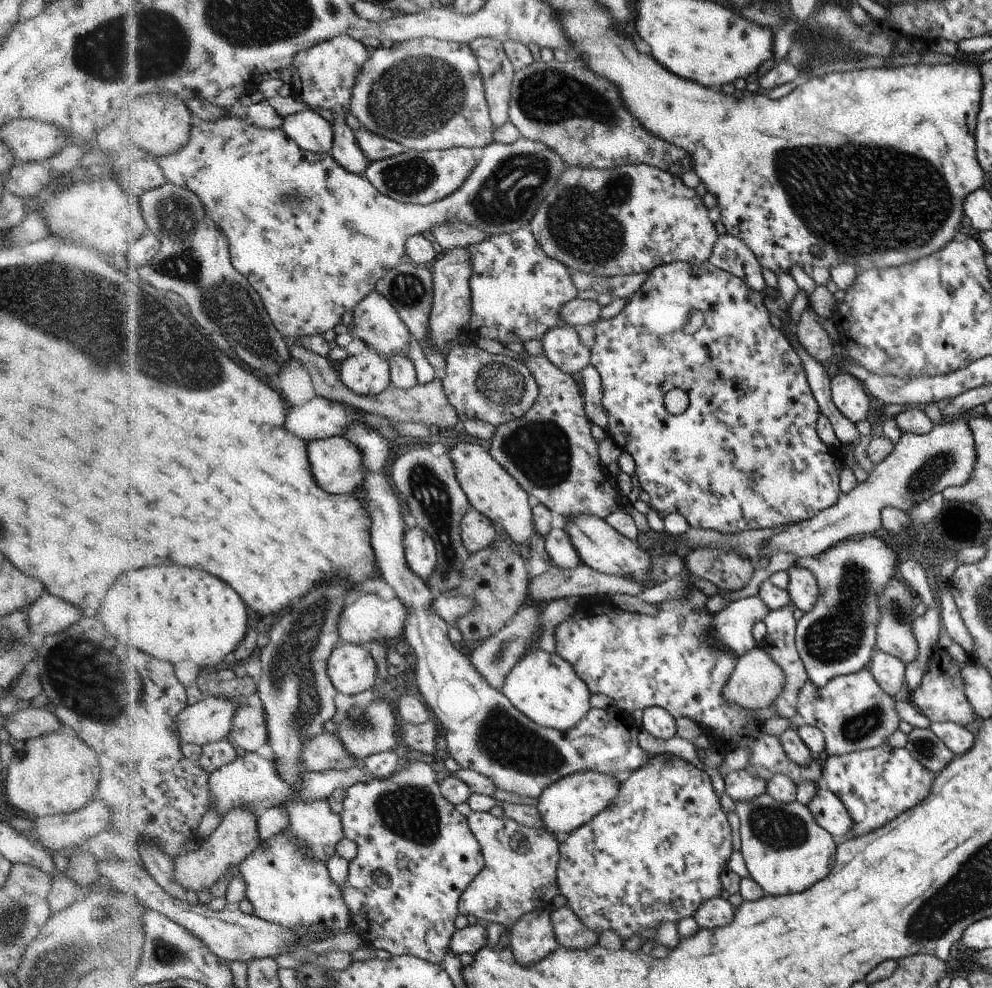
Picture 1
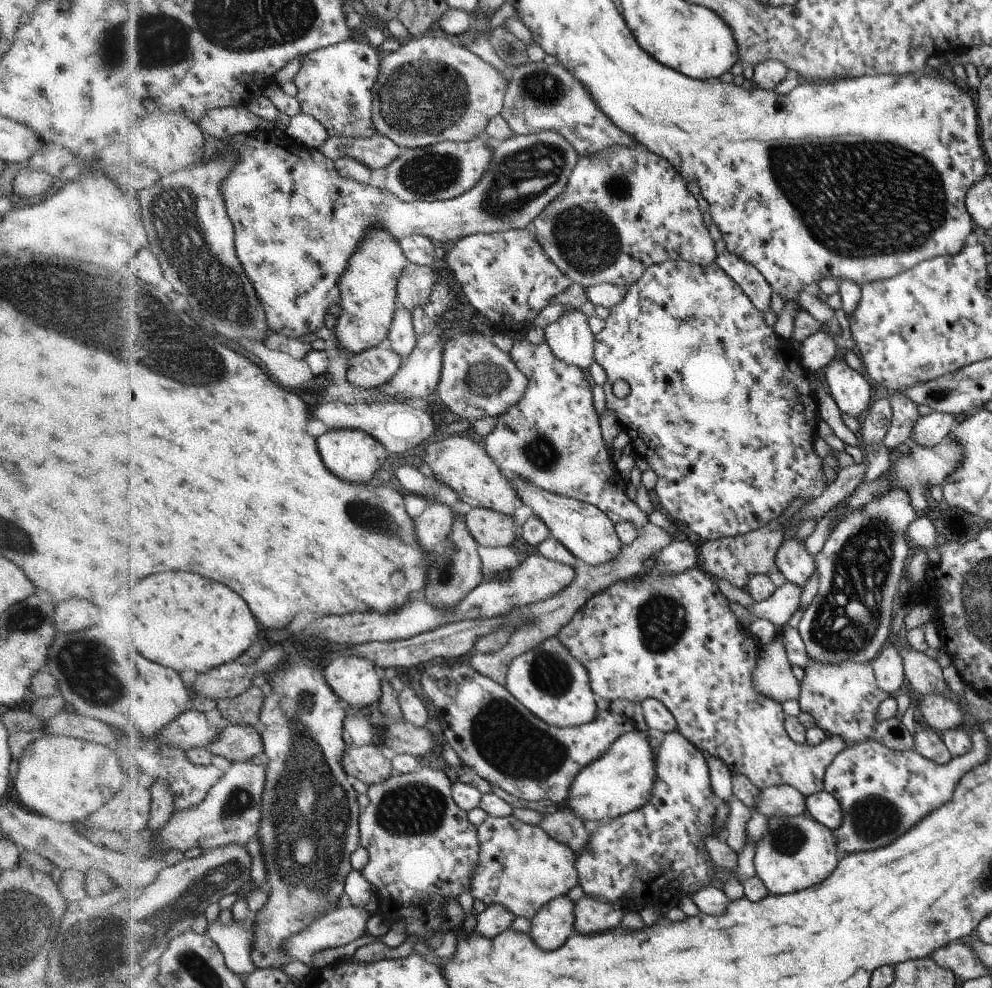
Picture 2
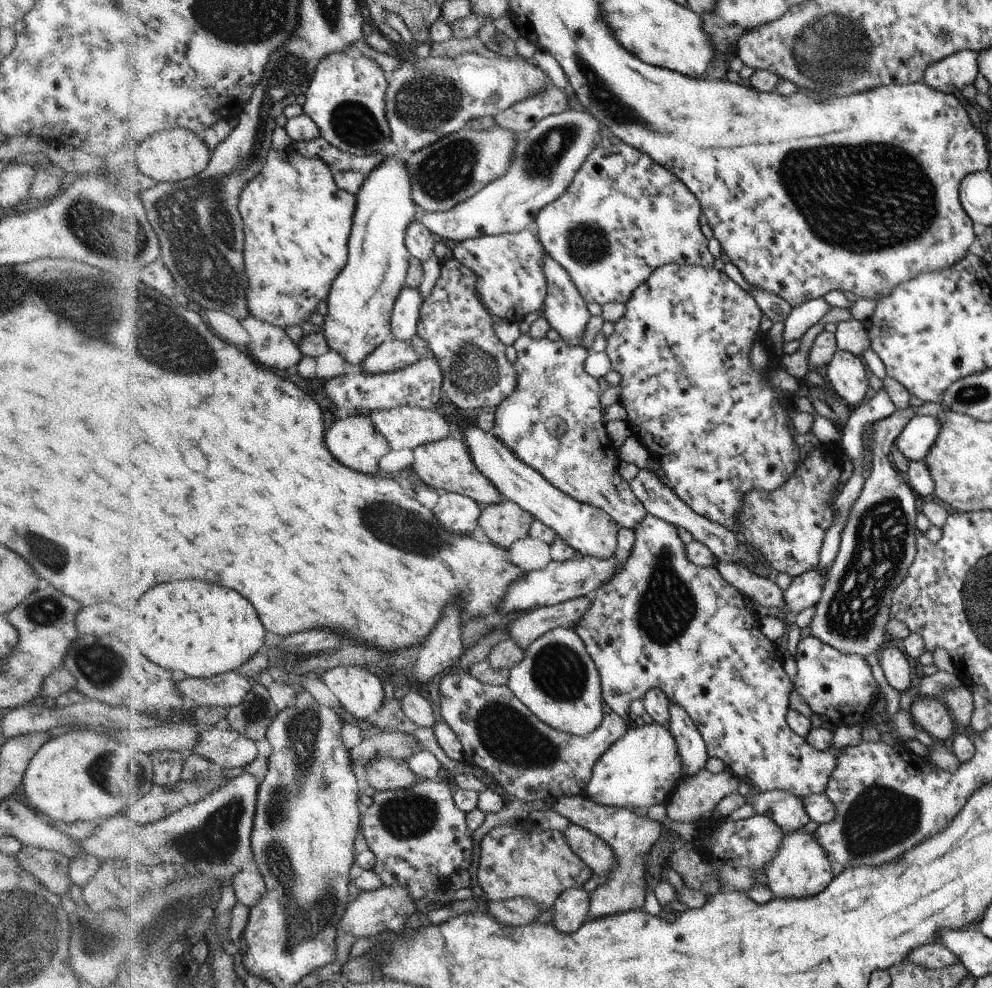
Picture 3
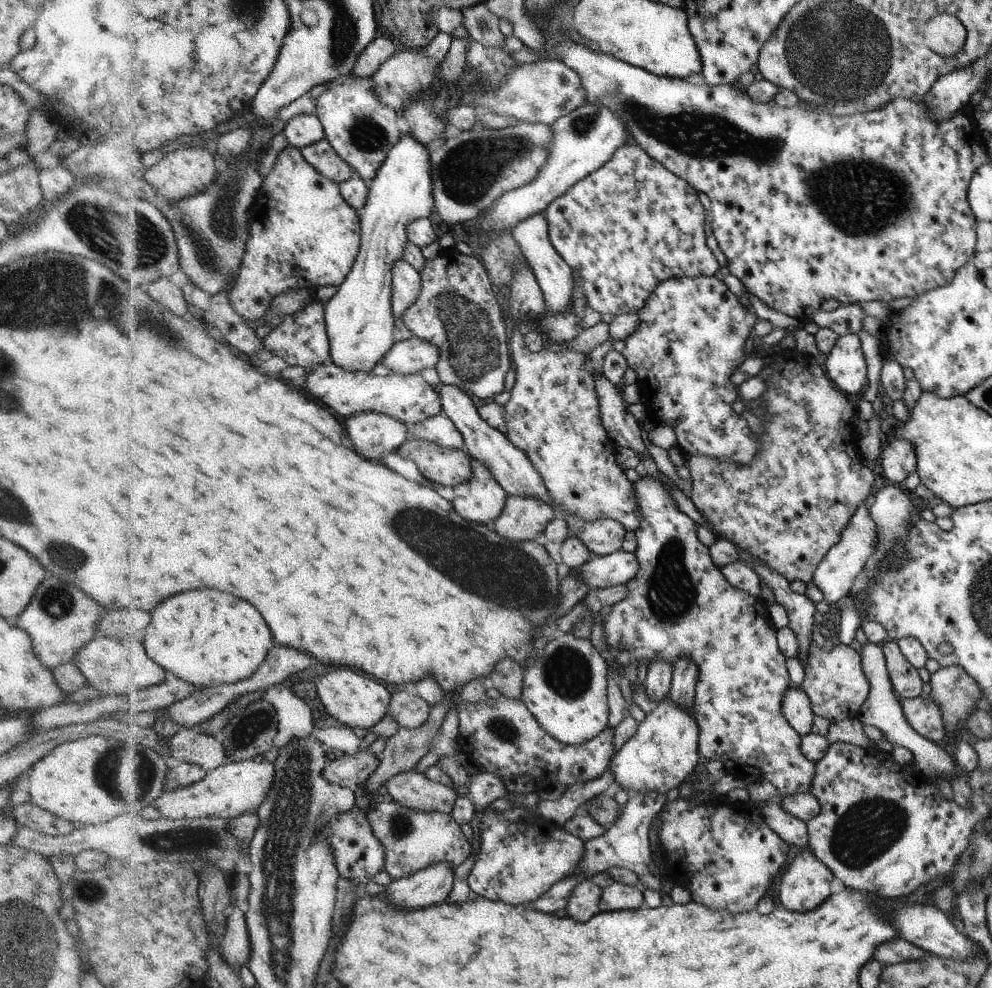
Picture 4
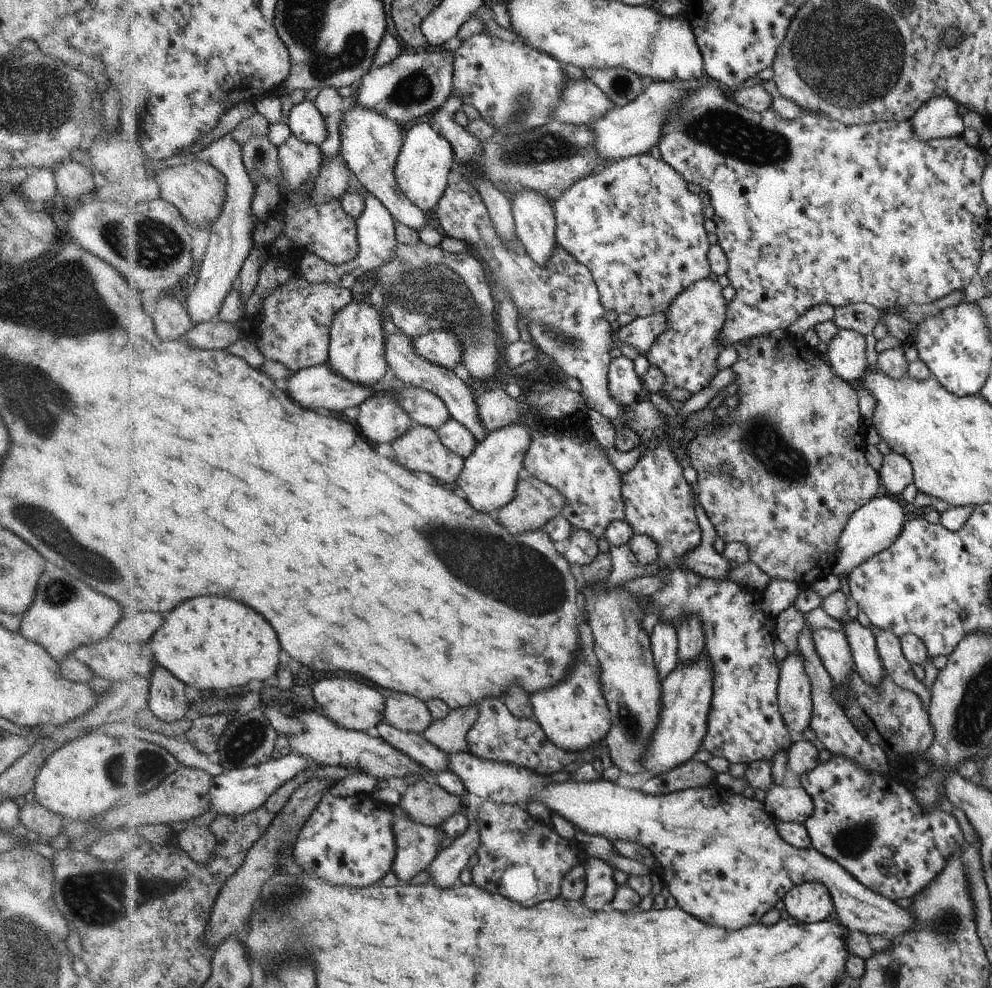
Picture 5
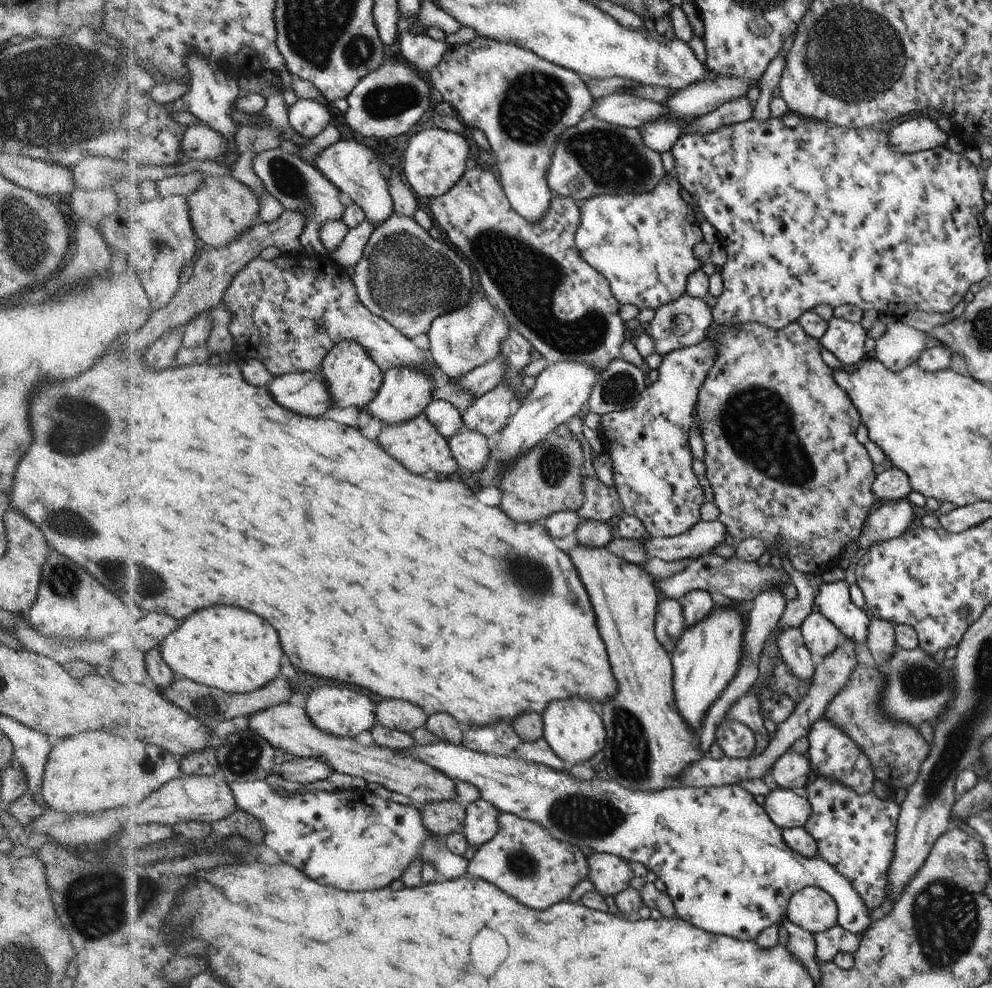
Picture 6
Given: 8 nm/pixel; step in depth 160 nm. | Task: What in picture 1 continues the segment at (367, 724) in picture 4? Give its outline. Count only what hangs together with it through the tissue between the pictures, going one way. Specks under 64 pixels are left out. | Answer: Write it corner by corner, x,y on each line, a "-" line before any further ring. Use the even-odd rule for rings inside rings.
344,642
329,660
329,673
340,693
354,696
374,690
374,656
362,644

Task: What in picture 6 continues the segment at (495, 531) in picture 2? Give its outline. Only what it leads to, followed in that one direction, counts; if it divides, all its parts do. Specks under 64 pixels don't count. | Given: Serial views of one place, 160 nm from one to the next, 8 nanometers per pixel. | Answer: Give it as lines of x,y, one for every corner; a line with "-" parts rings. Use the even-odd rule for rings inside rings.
552,432
527,455
505,468
499,480
503,492
500,508
504,508
512,520
530,523
541,522
560,511
577,512
584,500
583,462
582,443
576,437
564,438

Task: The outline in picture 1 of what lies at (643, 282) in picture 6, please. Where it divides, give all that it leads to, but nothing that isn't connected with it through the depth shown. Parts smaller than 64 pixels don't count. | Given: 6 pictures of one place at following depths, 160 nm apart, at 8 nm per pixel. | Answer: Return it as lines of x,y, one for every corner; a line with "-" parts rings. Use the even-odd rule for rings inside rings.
644,163
623,164
614,169
570,167
561,176
557,186
549,192
548,198
541,204
540,211
538,211
530,221
530,228
533,235
537,237
537,240
540,242
542,250
550,258
560,261
563,265
566,265
569,270
603,277
633,275
634,273
644,273
646,275
652,271
654,267
660,267
661,265
673,263
674,261
684,261
689,265
699,265
709,260
713,254
713,248
719,239
718,232
716,232
717,228
714,228
714,224
710,222
708,210
706,210
706,206
702,204
702,200
698,198
696,191
692,190
692,188
686,188
680,178
670,176
668,171

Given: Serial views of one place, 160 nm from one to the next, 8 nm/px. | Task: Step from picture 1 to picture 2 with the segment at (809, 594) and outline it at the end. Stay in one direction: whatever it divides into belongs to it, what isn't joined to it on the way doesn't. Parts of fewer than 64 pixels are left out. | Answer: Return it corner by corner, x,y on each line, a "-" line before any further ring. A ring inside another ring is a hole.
788,538
778,548
775,567
794,586
804,588
817,574
816,559
806,552
804,541

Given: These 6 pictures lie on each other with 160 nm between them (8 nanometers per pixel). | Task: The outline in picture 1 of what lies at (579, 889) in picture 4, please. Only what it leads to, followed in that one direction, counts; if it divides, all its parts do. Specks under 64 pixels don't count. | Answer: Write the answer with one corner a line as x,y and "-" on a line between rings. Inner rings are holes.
550,910
524,914
510,932
509,947
522,966
537,963
546,956
552,955
559,946

